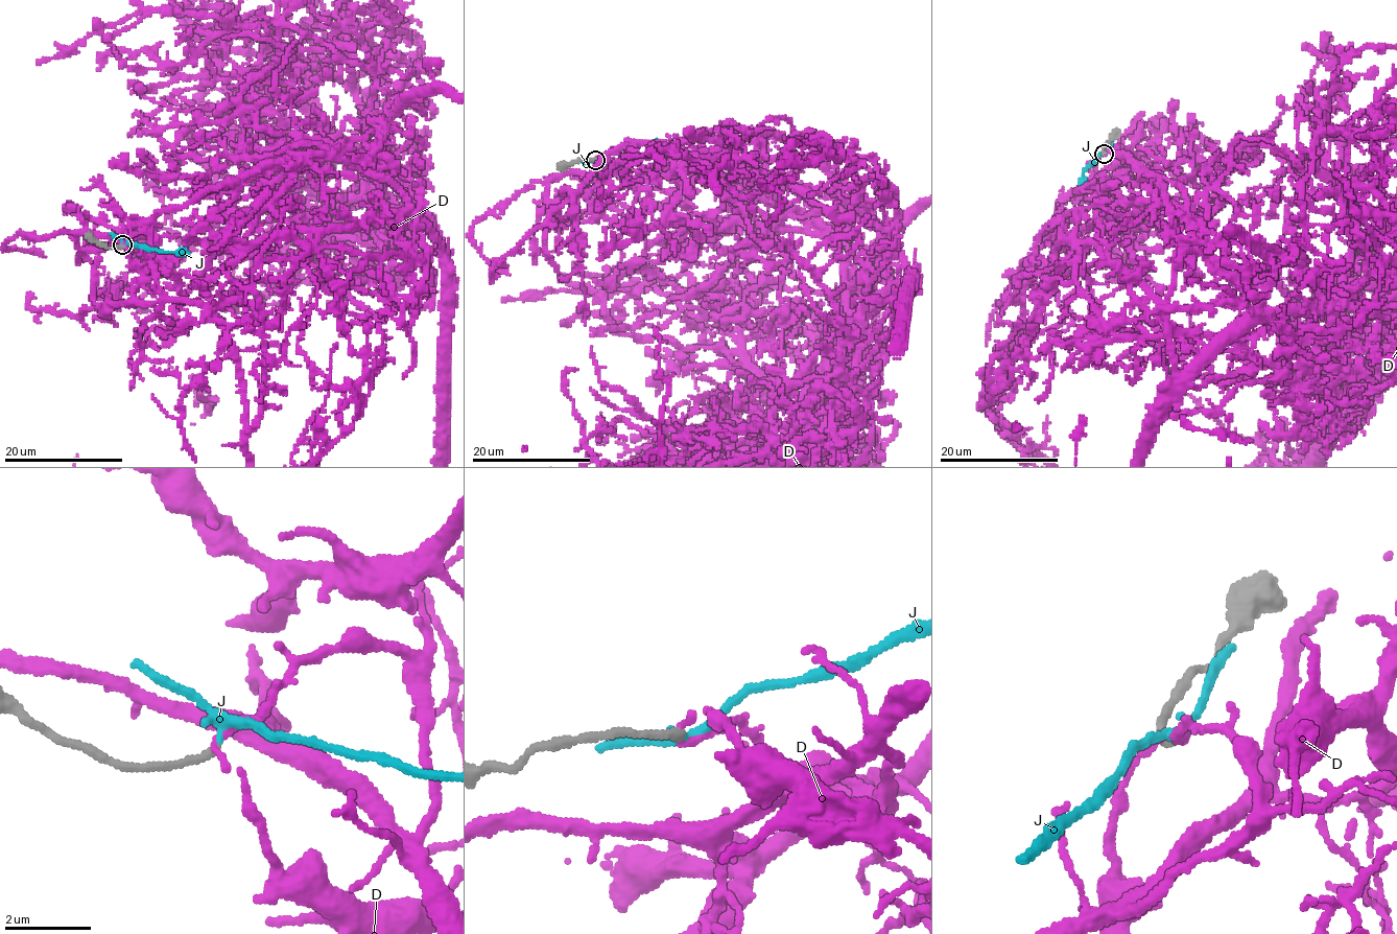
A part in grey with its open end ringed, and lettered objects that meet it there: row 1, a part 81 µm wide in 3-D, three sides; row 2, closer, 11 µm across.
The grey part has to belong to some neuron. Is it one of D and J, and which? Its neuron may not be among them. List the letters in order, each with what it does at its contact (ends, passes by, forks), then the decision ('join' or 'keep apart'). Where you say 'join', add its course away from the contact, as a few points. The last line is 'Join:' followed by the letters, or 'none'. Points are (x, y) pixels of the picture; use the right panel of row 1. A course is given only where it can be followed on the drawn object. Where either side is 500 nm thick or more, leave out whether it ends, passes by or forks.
D: it passes by; keep apart
J: it passes by; keep apart
Join: none

